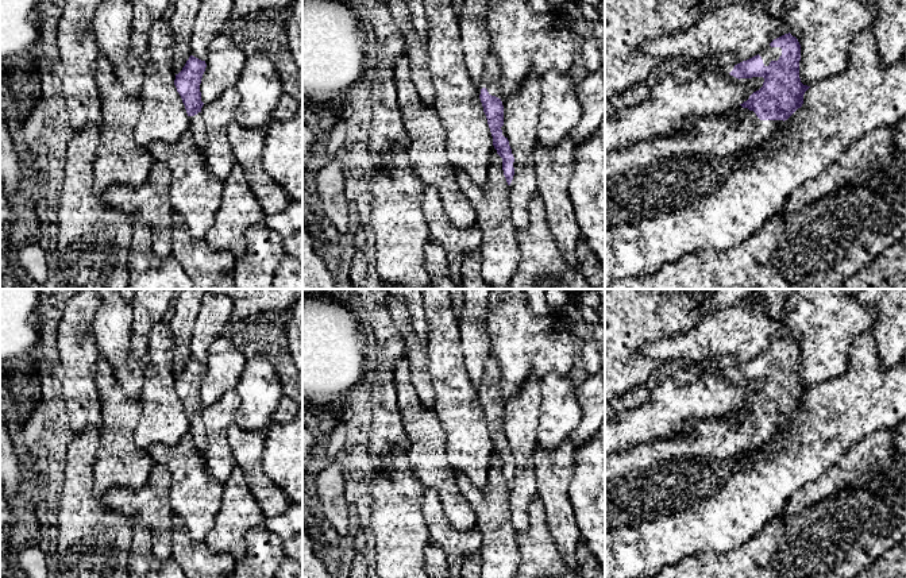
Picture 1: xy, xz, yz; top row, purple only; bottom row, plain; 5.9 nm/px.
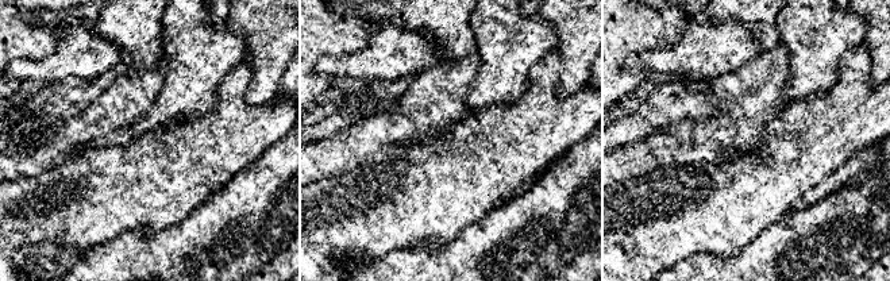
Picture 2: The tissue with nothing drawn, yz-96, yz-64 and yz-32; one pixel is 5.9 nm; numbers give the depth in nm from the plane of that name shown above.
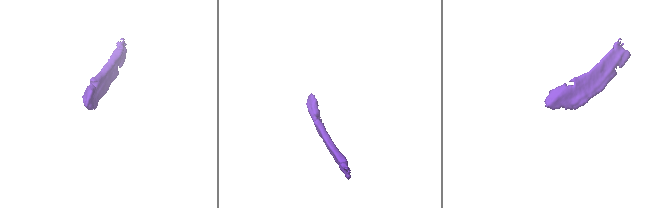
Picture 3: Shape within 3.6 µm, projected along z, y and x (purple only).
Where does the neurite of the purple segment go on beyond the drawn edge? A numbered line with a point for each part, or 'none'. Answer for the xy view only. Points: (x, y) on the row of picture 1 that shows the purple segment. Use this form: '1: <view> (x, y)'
1: xy (196, 124)

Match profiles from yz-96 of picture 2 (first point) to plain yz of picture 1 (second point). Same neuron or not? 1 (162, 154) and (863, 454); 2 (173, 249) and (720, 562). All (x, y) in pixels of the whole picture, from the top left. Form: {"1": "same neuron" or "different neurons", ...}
{"1": "different neurons", "2": "same neuron"}

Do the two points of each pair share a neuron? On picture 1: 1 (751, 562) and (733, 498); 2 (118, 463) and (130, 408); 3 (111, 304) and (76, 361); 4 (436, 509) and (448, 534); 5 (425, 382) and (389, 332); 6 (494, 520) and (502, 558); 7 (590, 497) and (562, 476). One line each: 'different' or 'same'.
1: different
2: same
3: different
4: same
5: different
6: same
7: different

